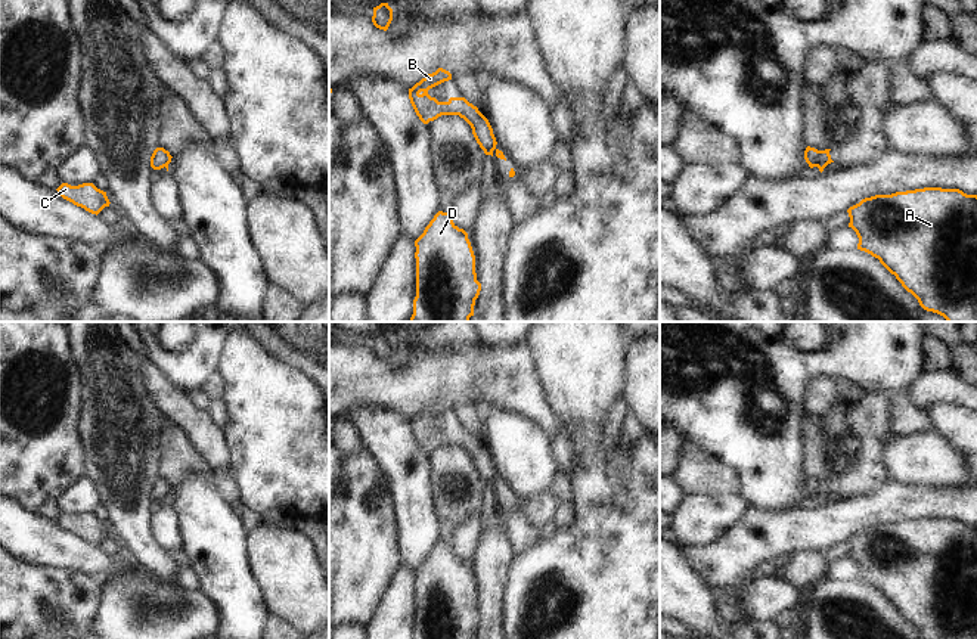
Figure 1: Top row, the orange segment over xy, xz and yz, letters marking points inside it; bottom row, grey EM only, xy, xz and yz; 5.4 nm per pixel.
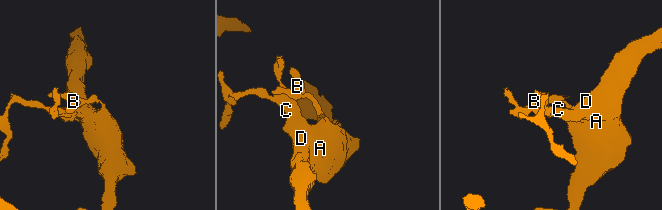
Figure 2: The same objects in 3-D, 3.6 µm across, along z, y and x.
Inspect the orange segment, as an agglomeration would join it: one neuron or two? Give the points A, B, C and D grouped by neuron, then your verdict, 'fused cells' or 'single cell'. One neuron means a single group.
A C D / B; fused cells

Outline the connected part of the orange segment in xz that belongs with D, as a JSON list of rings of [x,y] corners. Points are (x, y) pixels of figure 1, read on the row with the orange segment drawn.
[[[438,211],[415,241],[416,297],[410,322],[469,322],[481,283],[468,233]]]

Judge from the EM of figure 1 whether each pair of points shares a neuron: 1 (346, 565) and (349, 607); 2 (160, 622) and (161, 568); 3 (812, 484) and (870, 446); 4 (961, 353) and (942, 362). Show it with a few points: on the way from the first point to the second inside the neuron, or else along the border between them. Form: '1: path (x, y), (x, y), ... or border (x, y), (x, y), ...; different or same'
1: path (346, 576), (349, 596); same
2: border (158, 579), (174, 585); different
3: path (830, 486), (844, 484), (865, 464); same
4: border (933, 337), (949, 350), (958, 375); different

